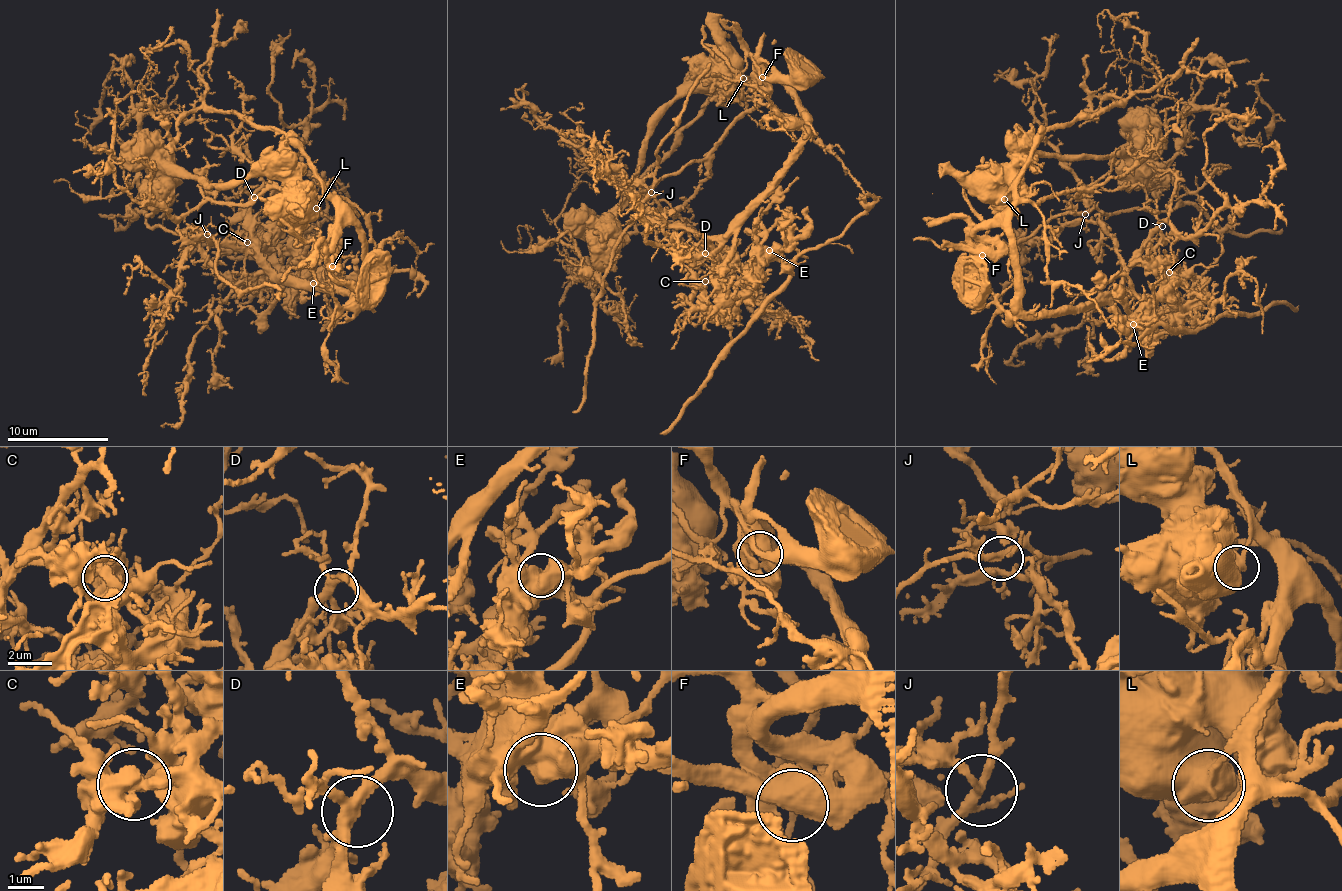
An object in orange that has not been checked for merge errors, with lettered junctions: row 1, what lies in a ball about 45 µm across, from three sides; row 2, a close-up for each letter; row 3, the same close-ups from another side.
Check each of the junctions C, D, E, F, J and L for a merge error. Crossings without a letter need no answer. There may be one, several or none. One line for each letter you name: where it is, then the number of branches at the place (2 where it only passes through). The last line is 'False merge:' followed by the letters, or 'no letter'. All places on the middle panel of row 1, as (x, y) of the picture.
C: Place: (705, 281). Branches: 2
J: Place: (651, 192). Branches: 4
L: Place: (743, 78). Branches: 2
False merge: C, J, L

